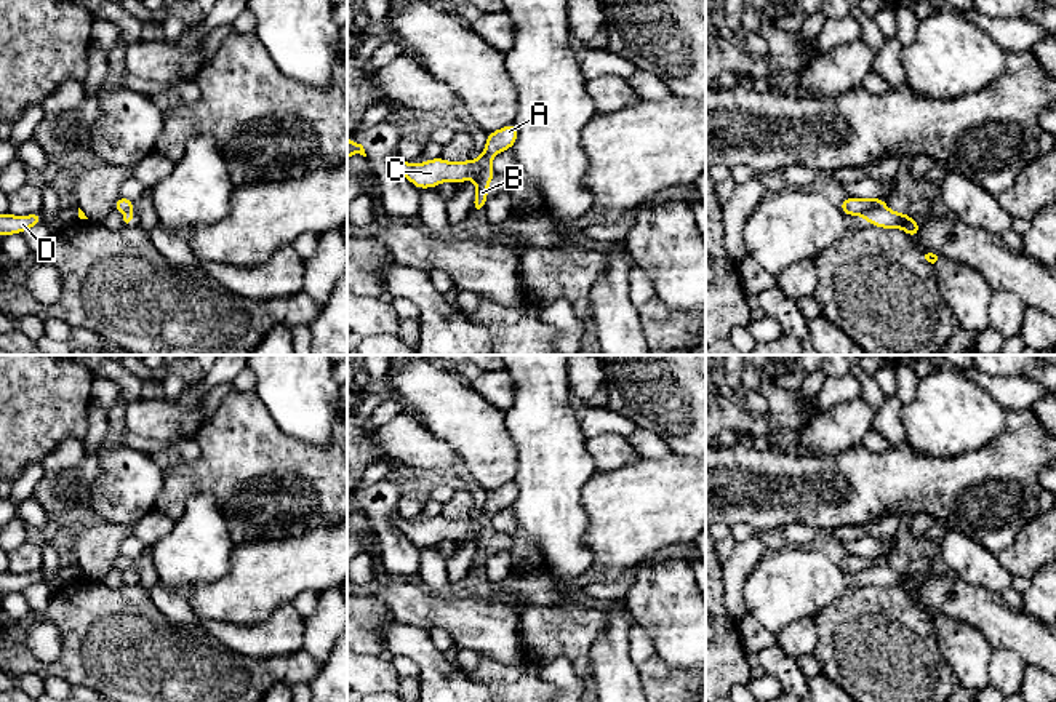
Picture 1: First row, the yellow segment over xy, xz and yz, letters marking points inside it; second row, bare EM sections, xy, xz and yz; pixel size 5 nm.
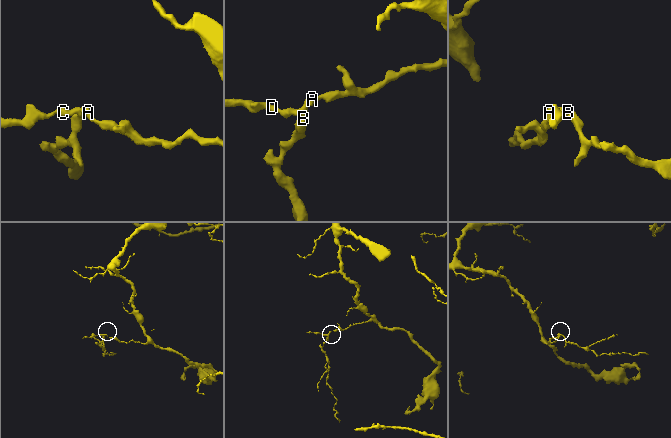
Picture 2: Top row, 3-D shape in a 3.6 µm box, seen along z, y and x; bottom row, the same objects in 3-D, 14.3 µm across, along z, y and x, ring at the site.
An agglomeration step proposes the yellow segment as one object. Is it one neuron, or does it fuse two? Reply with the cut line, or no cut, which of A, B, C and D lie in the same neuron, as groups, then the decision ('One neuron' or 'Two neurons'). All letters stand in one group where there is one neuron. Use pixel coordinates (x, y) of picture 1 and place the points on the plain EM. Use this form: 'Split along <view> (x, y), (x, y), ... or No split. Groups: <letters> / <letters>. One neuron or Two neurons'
Split along xz (490, 515), (474, 536). Groups: A C D / B. Two neurons

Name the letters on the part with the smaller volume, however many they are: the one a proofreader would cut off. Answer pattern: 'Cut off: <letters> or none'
Cut off: B

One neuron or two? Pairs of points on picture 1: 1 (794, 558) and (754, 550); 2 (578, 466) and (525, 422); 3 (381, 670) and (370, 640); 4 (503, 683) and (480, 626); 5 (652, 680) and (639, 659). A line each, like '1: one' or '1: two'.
1: two
2: one
3: two
4: two
5: two

